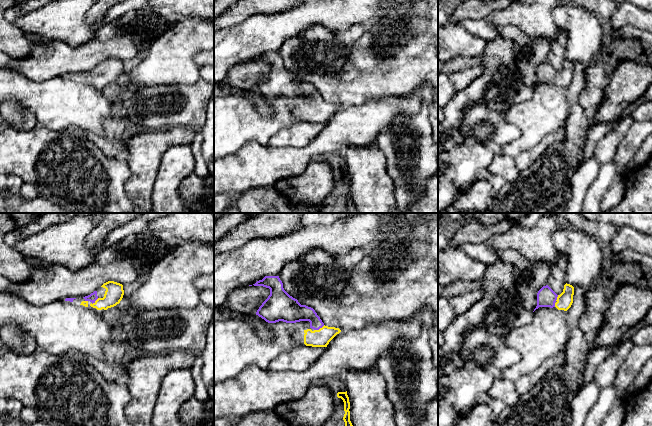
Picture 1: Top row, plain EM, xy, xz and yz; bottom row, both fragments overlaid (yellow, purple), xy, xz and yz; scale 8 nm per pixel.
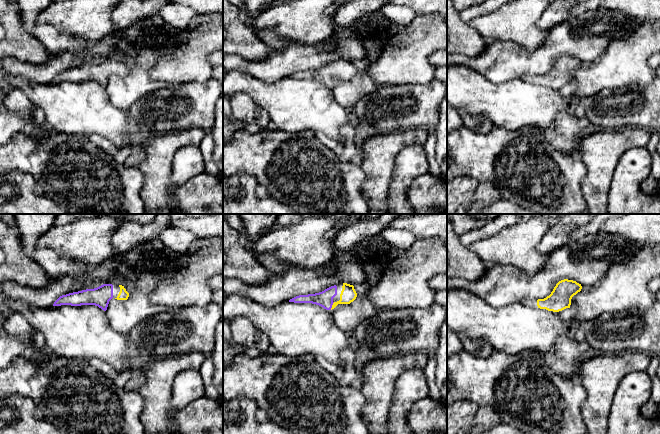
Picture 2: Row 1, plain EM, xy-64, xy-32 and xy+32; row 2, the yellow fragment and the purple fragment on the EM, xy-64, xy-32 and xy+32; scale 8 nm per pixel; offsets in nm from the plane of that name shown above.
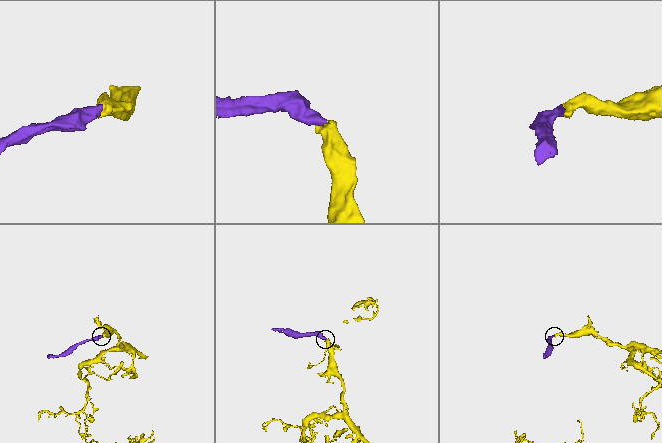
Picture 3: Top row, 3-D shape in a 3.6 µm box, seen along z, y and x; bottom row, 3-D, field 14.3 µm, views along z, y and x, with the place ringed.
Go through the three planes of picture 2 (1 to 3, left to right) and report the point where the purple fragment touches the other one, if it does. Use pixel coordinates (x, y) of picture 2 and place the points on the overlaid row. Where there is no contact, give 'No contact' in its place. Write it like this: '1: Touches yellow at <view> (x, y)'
1: No contact
2: Touches yellow at xy-32 (332, 306)
3: No contact

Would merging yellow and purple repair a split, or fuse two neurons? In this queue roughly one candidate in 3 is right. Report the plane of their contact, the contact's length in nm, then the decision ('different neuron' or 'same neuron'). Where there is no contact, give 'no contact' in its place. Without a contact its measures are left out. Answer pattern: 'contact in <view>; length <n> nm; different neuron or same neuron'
contact in xz; length 100 nm; same neuron

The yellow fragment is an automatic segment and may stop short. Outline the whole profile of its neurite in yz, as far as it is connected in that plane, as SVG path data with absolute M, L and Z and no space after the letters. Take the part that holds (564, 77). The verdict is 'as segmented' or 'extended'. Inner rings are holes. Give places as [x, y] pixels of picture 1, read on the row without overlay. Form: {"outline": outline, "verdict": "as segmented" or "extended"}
{"outline": "M567 59L564 61L563 68L560 71L557 71L548 61L543 62L537 69L537 82L534 87L539 83L556 83L558 86L567 87L573 79L573 71L574 63Z", "verdict": "extended"}

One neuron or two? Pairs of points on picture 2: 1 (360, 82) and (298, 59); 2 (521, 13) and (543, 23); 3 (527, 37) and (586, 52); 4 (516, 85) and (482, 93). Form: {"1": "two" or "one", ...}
{"1": "two", "2": "two", "3": "two", "4": "one"}

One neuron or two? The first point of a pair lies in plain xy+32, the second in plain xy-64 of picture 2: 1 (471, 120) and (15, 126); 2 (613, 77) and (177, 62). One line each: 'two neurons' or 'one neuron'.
1: two neurons
2: one neuron

